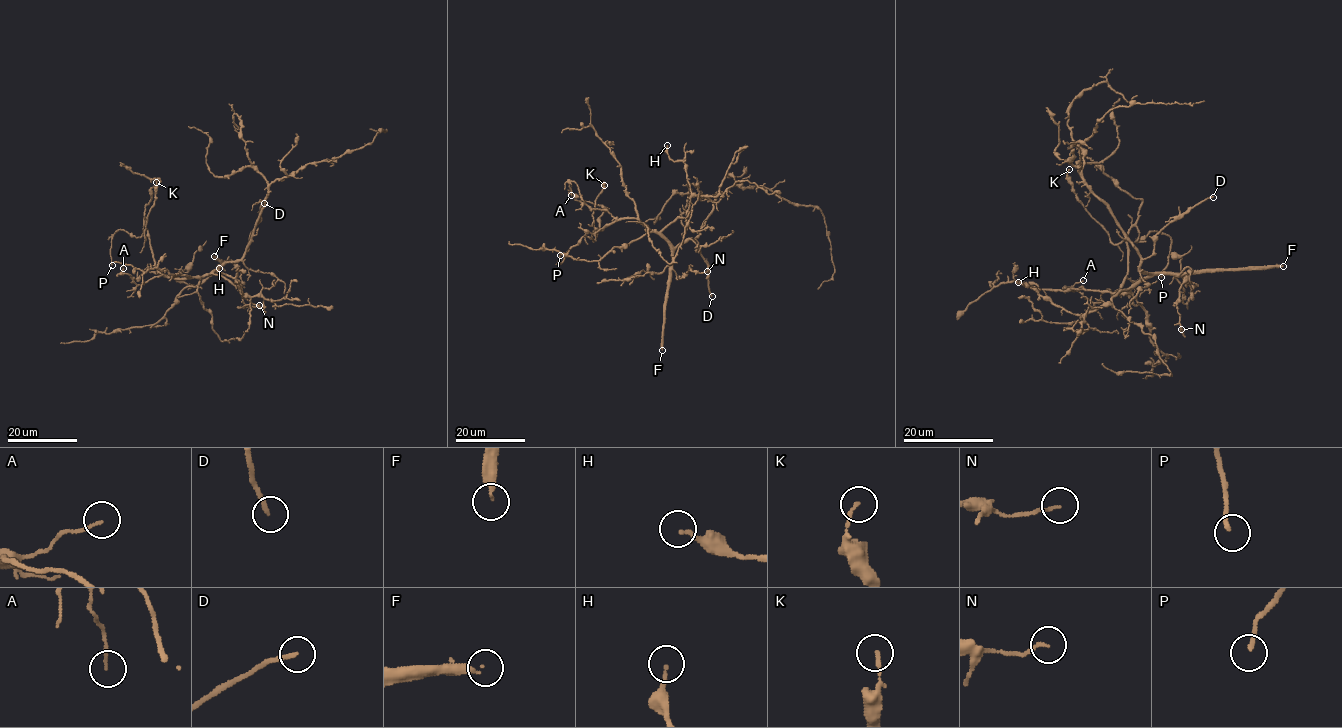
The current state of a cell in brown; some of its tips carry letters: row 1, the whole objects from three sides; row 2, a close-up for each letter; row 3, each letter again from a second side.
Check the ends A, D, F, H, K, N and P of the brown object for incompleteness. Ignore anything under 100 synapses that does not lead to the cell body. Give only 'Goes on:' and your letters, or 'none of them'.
Goes on: F

